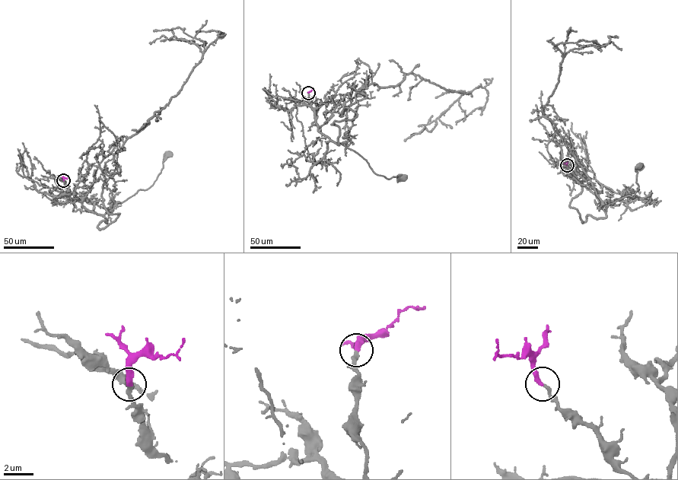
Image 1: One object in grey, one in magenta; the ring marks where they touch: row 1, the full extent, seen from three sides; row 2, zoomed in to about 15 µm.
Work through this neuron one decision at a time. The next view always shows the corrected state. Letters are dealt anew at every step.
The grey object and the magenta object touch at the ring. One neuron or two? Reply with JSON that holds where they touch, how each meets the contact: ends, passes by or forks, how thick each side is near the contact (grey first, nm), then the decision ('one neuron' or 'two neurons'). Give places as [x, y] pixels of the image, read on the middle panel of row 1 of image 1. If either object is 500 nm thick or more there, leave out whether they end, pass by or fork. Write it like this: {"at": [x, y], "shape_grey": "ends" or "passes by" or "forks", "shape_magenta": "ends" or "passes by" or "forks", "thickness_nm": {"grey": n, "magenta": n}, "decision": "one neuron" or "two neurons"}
{"at": [308, 93], "shape_grey": "ends", "shape_magenta": "ends", "thickness_nm": {"grey": 260, "magenta": 320}, "decision": "one neuron"}

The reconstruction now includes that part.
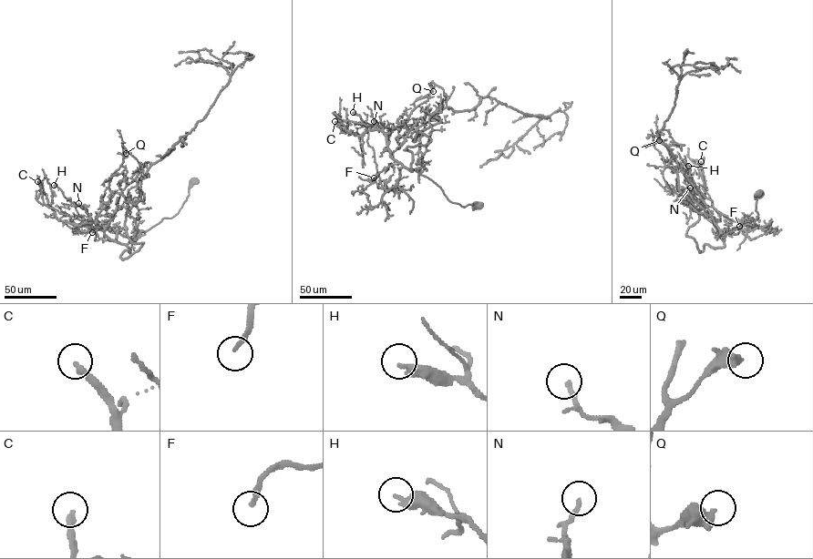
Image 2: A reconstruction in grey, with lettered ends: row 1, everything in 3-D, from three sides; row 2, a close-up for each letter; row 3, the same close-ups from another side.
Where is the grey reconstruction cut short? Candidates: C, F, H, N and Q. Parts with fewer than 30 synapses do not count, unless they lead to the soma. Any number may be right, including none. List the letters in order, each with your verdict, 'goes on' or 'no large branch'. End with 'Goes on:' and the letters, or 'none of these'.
C: goes on
F: goes on
H: no large branch
N: no large branch
Q: no large branch
Goes on: C, F

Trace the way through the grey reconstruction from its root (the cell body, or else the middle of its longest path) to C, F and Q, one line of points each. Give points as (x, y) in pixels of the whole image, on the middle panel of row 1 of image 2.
C: (479, 206), (464, 207), (450, 201), (432, 181), (395, 160), (380, 130), (356, 135), (341, 132), (334, 121)
F: (479, 206), (450, 201), (440, 188), (414, 169), (400, 167), (397, 182), (387, 189), (374, 177)
Q: (479, 206), (450, 201), (440, 188), (419, 174), (425, 167), (419, 133), (406, 123), (433, 91)

